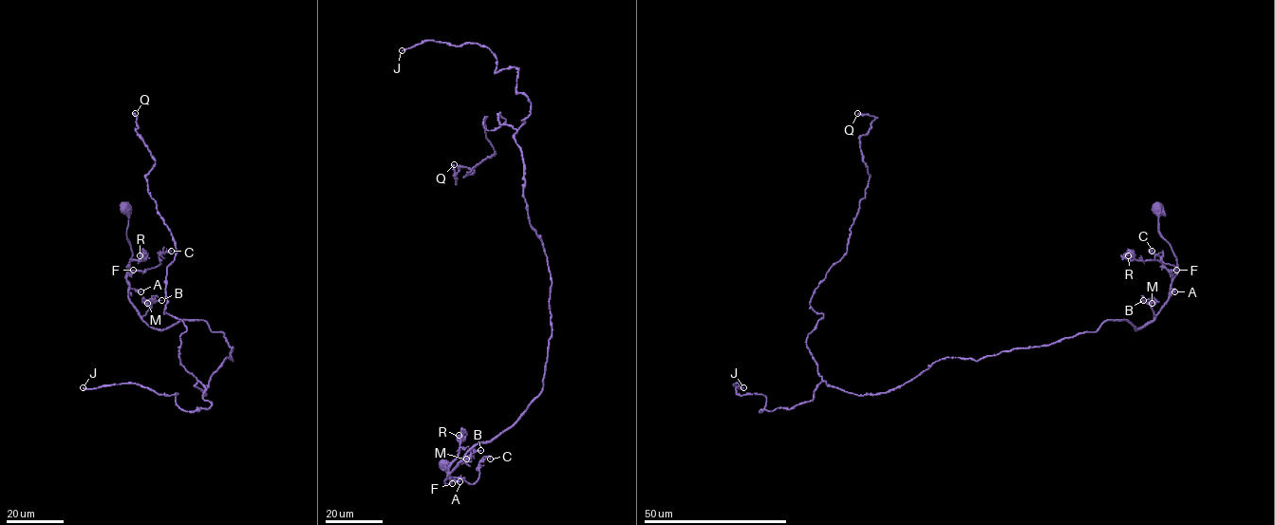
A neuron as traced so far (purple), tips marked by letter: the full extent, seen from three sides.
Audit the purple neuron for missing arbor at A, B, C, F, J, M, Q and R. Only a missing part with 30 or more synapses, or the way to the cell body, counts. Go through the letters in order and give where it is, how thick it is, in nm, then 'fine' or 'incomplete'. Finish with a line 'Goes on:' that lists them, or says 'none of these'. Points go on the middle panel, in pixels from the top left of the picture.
A: (459, 481) | 150 nm | fine
B: (480, 450) | 160 nm | fine
C: (490, 459) | 110 nm | fine
F: (452, 483) | 140 nm | fine
J: (402, 50) | 220 nm | incomplete
M: (466, 459) | 140 nm | fine
Q: (454, 164) | 440 nm | fine
R: (459, 435) | 140 nm | fine
Goes on: J

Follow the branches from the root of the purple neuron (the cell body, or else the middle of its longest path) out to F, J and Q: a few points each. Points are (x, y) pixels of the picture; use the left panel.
F: (123, 208), (122, 211), (129, 218), (126, 238), (132, 253), (126, 277), (133, 270)
J: (123, 208), (140, 316), (204, 320), (233, 361), (205, 395), (196, 382), (197, 411), (83, 387)
Q: (123, 208), (140, 316), (204, 320), (233, 348), (205, 395), (165, 313), (176, 243), (135, 113)

